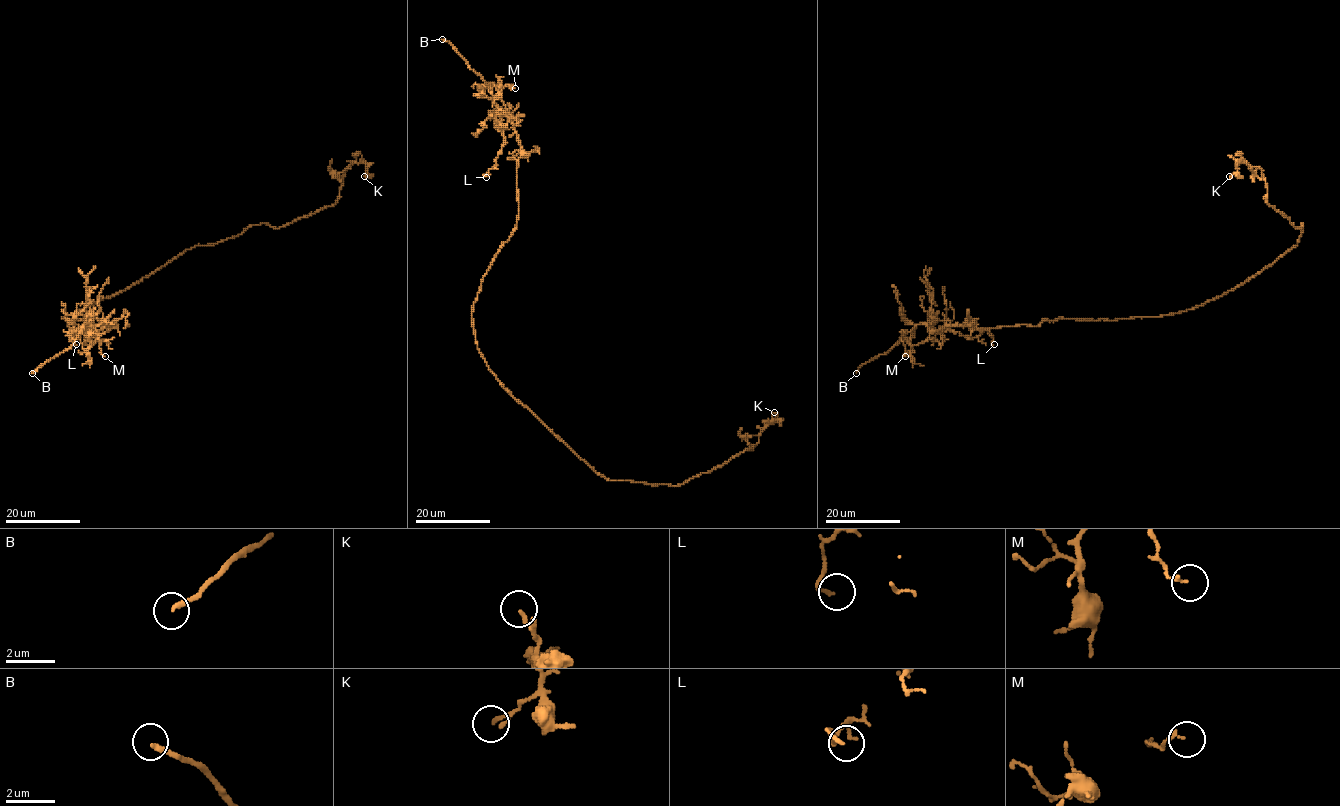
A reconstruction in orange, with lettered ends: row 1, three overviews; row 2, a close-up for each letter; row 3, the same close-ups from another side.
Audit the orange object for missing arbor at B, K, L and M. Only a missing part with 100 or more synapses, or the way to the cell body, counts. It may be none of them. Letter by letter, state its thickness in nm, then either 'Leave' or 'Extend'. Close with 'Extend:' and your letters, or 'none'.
B: Thickness 200 nm. Extend
K: Thickness 90 nm. Leave
L: Thickness 120 nm. Leave
M: Thickness 130 nm. Leave
Extend: B

